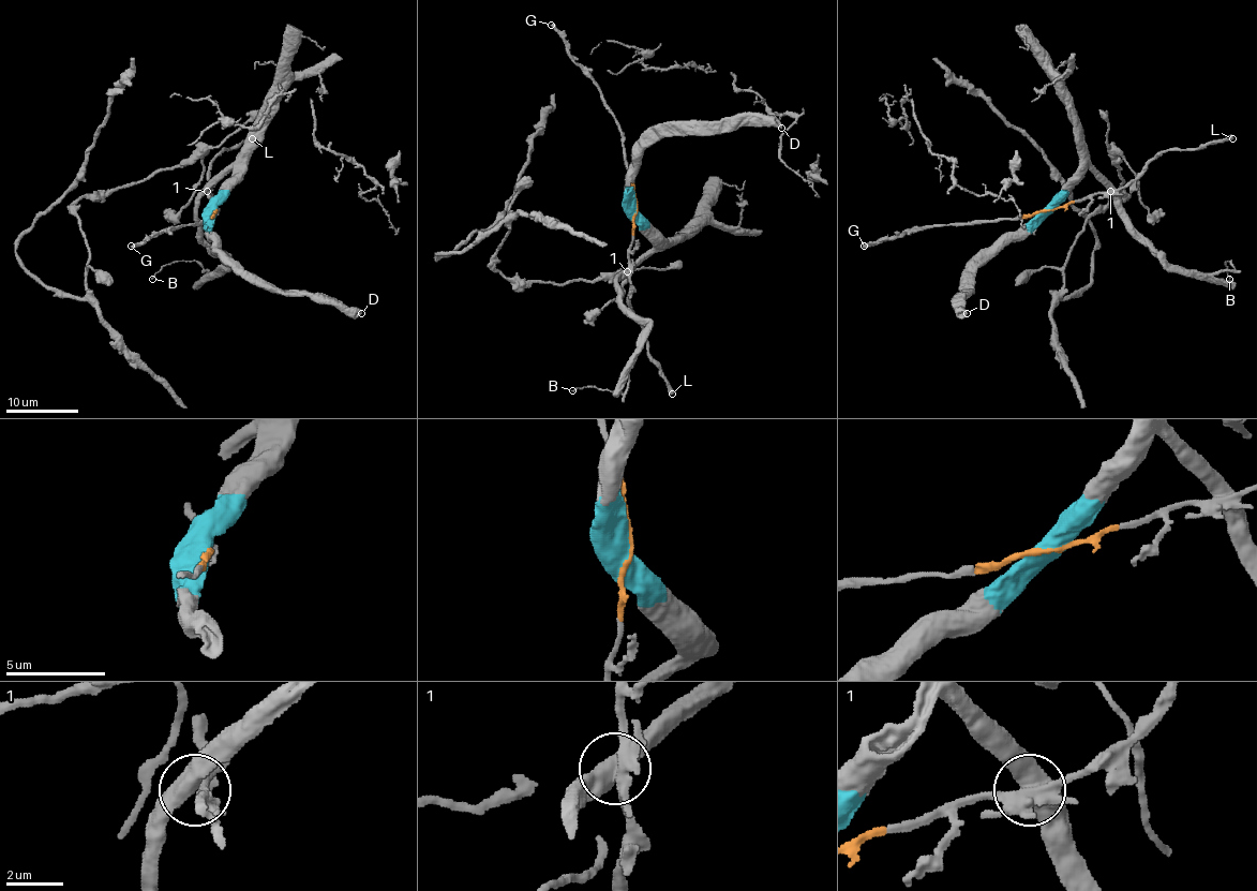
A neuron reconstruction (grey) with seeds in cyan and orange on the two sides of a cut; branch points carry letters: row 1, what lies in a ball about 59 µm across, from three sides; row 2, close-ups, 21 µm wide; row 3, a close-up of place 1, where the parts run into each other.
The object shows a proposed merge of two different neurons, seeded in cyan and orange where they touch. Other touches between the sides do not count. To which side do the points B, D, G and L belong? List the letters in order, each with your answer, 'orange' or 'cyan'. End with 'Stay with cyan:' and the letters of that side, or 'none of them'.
B: cyan
D: cyan
G: orange
L: orange
Stay with cyan: B, D

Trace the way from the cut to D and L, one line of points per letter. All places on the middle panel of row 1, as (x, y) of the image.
D: (634, 209), (631, 173), (639, 165), (639, 154), (652, 142), (673, 135), (697, 133), (705, 128), (781, 128)
L: (637, 209), (629, 260), (629, 309), (642, 327), (647, 356), (658, 367), (658, 373), (673, 394)

